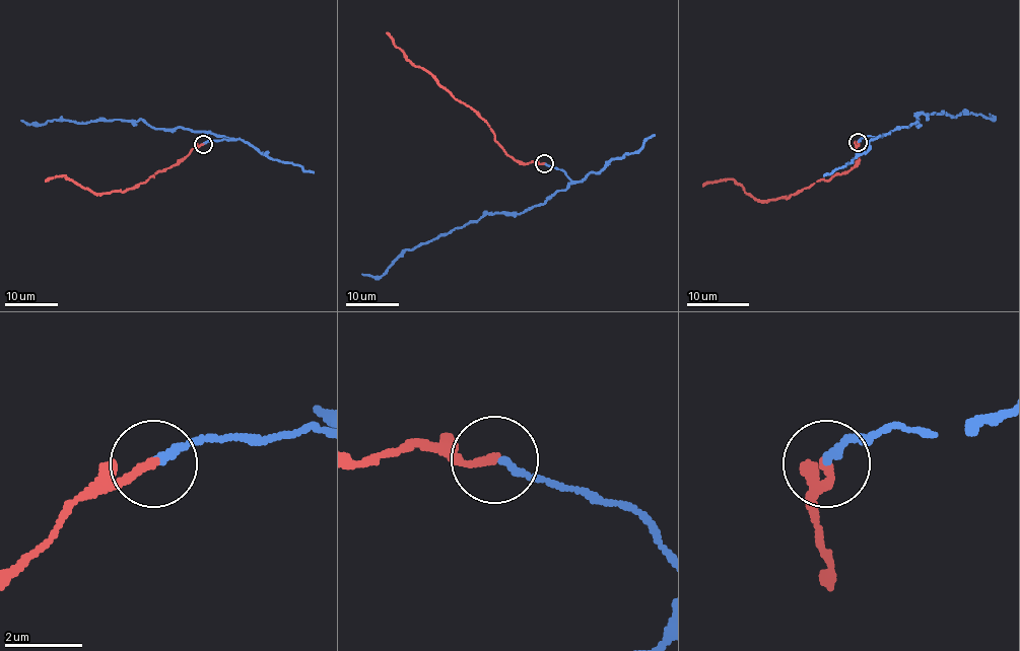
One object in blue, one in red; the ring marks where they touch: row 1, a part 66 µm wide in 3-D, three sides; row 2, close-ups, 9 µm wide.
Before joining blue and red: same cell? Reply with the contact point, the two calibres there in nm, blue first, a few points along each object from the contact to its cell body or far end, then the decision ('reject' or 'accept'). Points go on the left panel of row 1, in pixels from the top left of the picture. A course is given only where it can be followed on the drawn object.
at (203, 144); 200 nm thick on the blue side, 200 nm on the other; blue runs (202, 143), (229, 140), (180, 127), (153, 129), (139, 120), (78, 123), (64, 120), (39, 125), (20, 121); red runs (202, 144), (167, 168), (123, 192), (93, 193), (65, 175), (50, 177), (46, 181); accept

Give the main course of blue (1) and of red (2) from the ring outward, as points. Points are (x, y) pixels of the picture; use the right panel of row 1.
1: (858, 141), (881, 137), (916, 124), (922, 113), (953, 117), (962, 113), (982, 114), (992, 119), (989, 114)
2: (858, 142), (859, 157), (850, 170), (814, 183), (788, 198), (756, 200), (733, 179), (707, 181), (703, 186)

